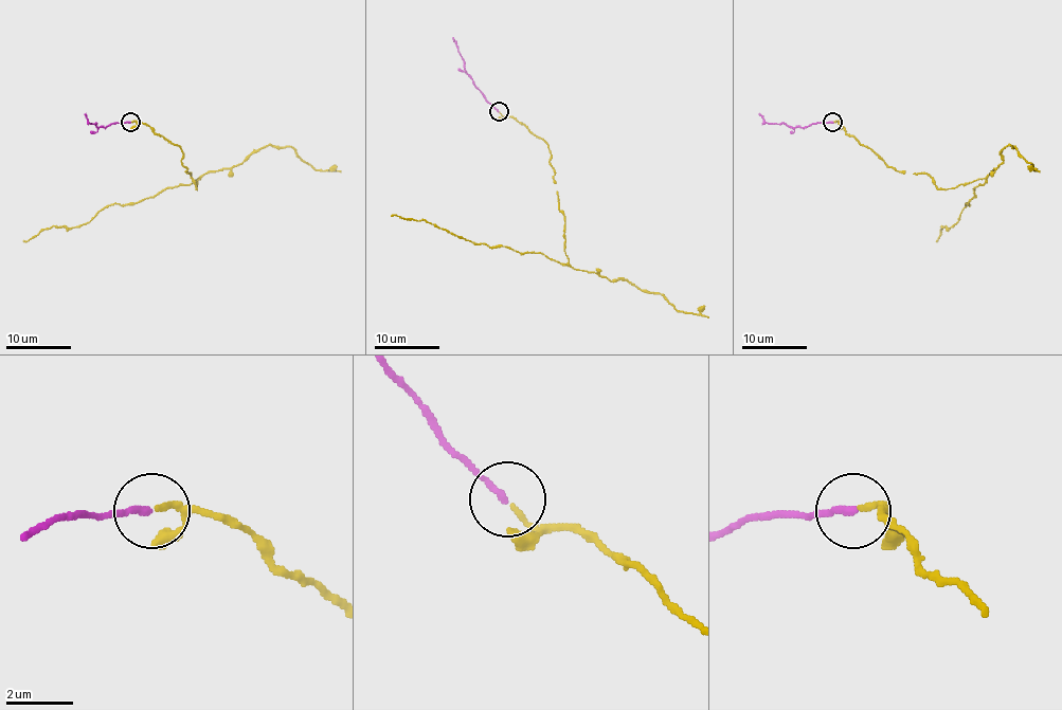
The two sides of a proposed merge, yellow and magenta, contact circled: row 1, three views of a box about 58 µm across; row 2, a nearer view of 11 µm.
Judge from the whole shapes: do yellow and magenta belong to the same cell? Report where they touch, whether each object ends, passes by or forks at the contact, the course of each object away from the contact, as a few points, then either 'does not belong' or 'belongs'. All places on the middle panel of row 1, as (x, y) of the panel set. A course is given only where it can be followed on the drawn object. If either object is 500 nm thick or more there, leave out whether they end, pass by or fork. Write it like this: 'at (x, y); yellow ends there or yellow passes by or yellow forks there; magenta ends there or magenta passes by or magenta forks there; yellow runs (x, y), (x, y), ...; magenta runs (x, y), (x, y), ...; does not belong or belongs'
at (499, 111); yellow ends there; magenta ends there; yellow runs (499, 111), (515, 117), (550, 150), (564, 216), (565, 264), (540, 252), (475, 244), (420, 219), (391, 216); magenta runs (499, 111), (466, 72), (453, 38); belongs

